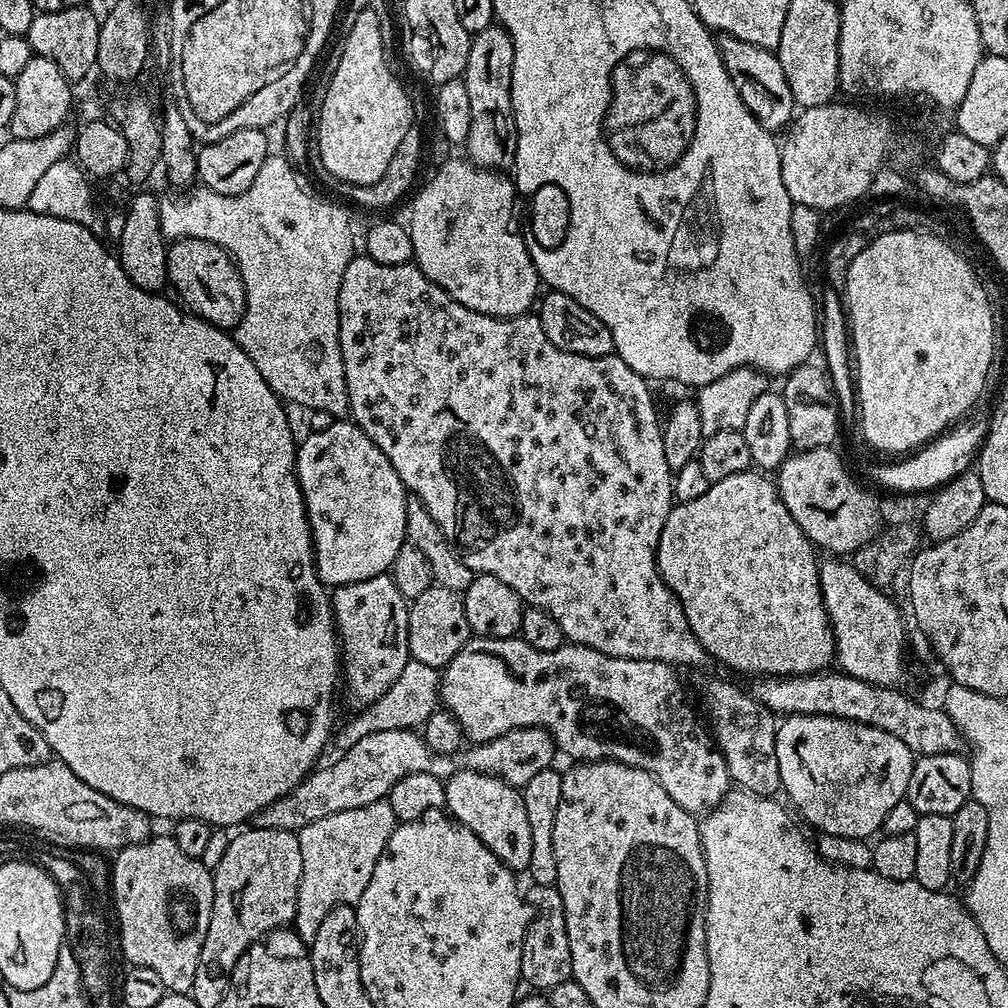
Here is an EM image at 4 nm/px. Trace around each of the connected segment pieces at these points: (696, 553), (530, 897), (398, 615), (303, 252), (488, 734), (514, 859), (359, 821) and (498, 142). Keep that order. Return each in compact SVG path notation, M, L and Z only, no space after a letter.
M752 475L731 476L709 483L708 492L702 494L700 500L673 507L662 526L656 551L656 565L666 586L671 588L672 593L680 600L680 605L684 608L686 618L690 622L690 630L696 635L700 645L708 651L713 661L721 660L726 667L733 668L736 672L745 672L748 676L757 675L756 677L764 678L811 676L814 672L825 671L833 663L836 654L836 640L830 635L828 611L820 595L820 568L814 560L812 564L814 545L803 532L797 529L794 518L782 507L779 491L774 490L773 485L771 488L770 485L764 484L762 477Z
M538 884L527 889L526 900L534 909L532 925L526 930L526 938L522 946L522 970L520 971L523 983L529 984L532 990L547 990L558 986L558 982L572 979L572 955L570 954L570 934L566 934L566 910L562 906L562 894L554 886Z
M388 574L353 584L341 584L331 593L331 597L338 643L342 649L342 680L348 683L349 698L361 710L386 694L410 659L410 604Z
M287 155L280 157L268 156L266 162L262 162L262 170L258 170L258 178L250 182L250 190L242 190L242 194L231 196L230 194L218 194L214 190L203 186L196 186L191 189L192 196L185 200L160 200L160 229L162 234L168 238L173 234L181 237L196 236L200 240L214 242L220 248L225 248L228 255L236 261L236 269L240 272L240 277L246 290L246 306L242 318L237 322L234 329L234 339L236 347L241 348L244 354L250 358L253 369L271 386L272 391L280 397L281 401L289 402L293 400L296 404L301 404L304 410L326 410L337 418L344 418L349 415L350 394L346 390L346 370L342 362L340 353L340 307L338 306L338 294L342 286L342 274L346 274L346 266L351 262L354 249L352 249L352 224L348 221L348 216L336 204L331 204L328 200L323 200L320 196L315 196L312 192L307 192L300 185L300 180L296 177L296 172L292 169L292 164L288 161Z
M476 636L469 638L464 643L462 650L450 658L450 662L442 670L440 677L439 703L443 705L448 713L460 723L460 729L464 731L465 737L469 741L485 744L488 740L498 738L510 730L519 728L546 728L552 733L552 740L561 753L564 752L576 762L591 762L594 760L617 760L626 766L634 766L638 770L646 770L682 806L687 812L693 814L704 814L716 808L723 802L724 797L730 791L730 779L727 770L726 758L720 752L719 746L713 739L711 731L696 717L696 712L692 709L692 704L688 701L688 696L684 693L684 688L680 685L680 680L676 677L677 669L670 664L663 664L657 660L635 660L634 658L618 658L610 654L602 654L593 648L587 648L581 644L565 643L563 648L553 652L543 652L534 650L524 640L519 638L509 638L507 640L495 640L489 636Z
M459 769L444 780L444 802L451 819L468 828L507 868L520 874L530 862L530 822L526 819L524 793L497 776Z
M387 799L370 802L370 806L358 806L358 810L342 810L339 814L326 814L318 822L301 828L298 835L302 846L302 878L298 882L298 906L294 931L298 938L311 942L322 926L322 918L334 910L334 906L355 906L362 898L390 834L394 834L398 821L390 810Z
M493 22L486 30L472 36L470 58L466 58L462 77L470 94L470 134L466 145L467 159L478 168L508 170L516 162L516 119L512 113L512 71L514 70L514 42L508 31Z

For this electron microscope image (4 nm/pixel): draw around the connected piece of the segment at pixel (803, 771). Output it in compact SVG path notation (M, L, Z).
M790 716L779 721L776 742L783 795L792 799L791 807L796 807L804 815L806 823L820 828L823 834L855 840L875 837L883 829L886 814L890 814L890 810L908 795L914 754L906 742L898 742L898 738L886 734L886 730L837 716Z

